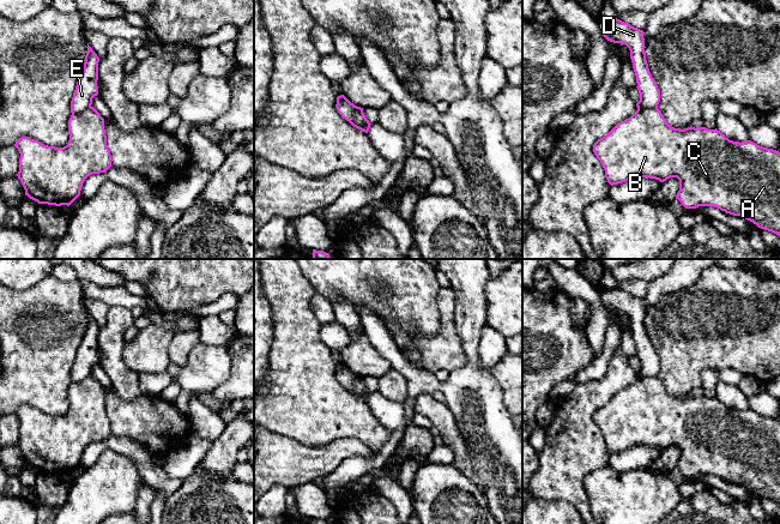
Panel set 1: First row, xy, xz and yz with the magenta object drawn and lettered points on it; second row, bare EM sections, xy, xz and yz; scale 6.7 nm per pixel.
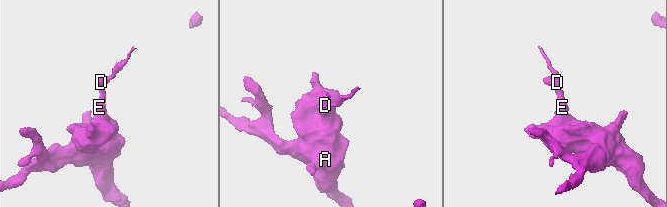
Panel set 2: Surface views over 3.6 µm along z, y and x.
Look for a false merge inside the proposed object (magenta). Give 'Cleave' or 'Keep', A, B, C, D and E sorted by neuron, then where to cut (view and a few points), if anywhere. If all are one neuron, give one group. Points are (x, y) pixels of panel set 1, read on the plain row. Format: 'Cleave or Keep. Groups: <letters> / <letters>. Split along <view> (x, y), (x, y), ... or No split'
Cleave. Groups: A B C / D E. Split along yz (657, 375), (638, 379)

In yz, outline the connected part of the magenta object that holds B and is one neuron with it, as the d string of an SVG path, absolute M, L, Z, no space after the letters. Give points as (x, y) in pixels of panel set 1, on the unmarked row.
M658 377L636 379L593 414L607 451L613 454L636 446L679 448L676 464L685 477L714 475L740 484L780 505L780 421L751 409L733 410L706 396L671 396Z

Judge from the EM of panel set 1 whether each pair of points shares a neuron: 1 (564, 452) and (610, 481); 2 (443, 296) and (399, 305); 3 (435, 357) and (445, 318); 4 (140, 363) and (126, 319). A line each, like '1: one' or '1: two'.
1: two
2: two
3: one
4: two

